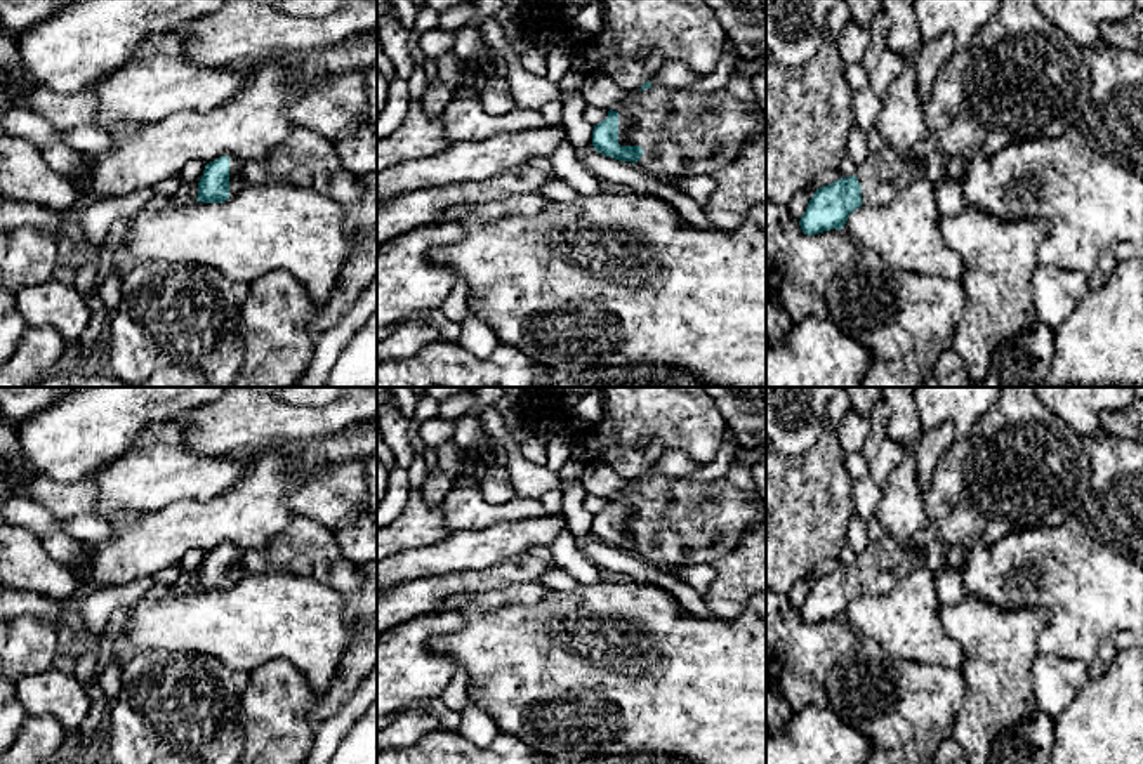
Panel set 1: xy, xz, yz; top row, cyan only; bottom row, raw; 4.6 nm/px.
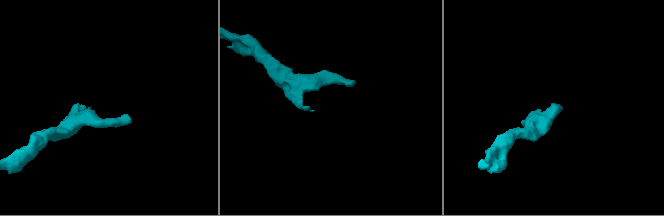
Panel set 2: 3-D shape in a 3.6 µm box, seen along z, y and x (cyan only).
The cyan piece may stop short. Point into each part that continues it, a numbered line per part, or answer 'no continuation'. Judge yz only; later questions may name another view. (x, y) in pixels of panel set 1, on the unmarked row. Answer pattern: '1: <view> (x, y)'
1: yz (883, 563)

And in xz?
1: xz (683, 523)

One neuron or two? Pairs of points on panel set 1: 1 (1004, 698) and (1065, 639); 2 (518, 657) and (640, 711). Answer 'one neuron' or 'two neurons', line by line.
1: two neurons
2: one neuron

